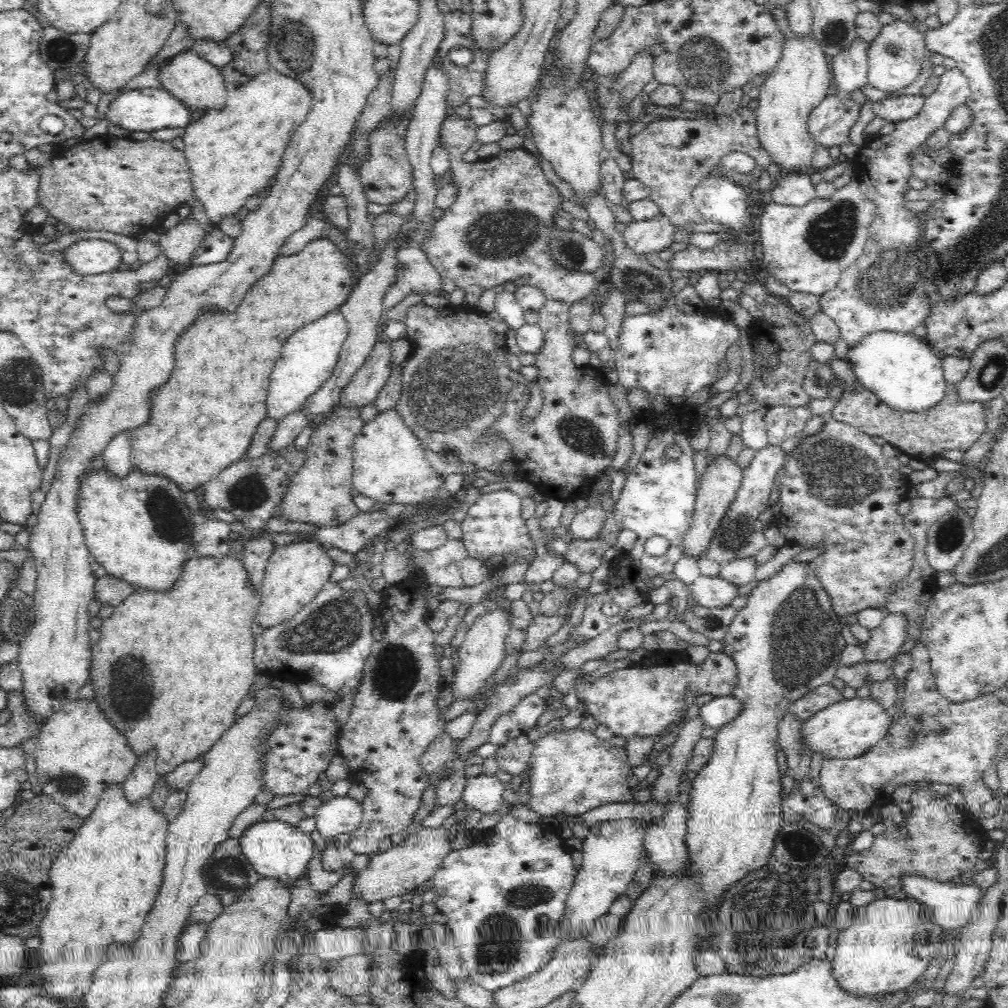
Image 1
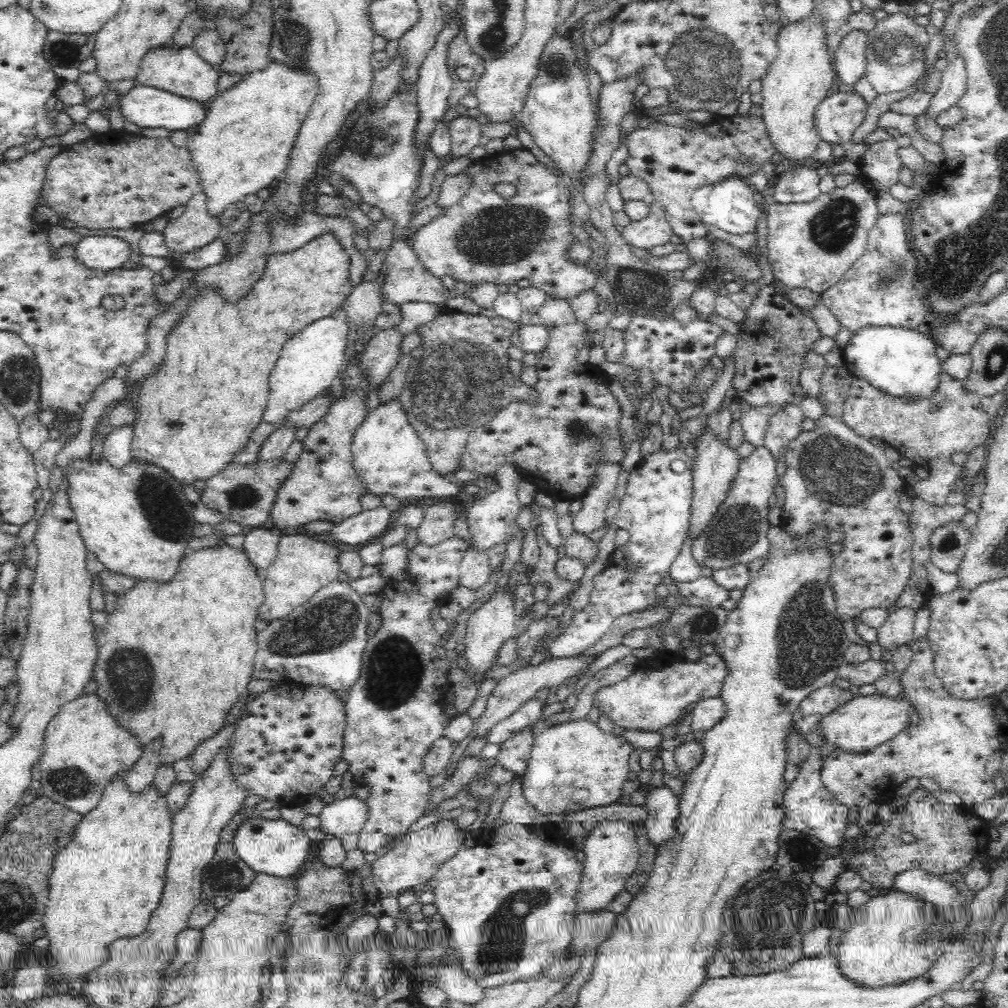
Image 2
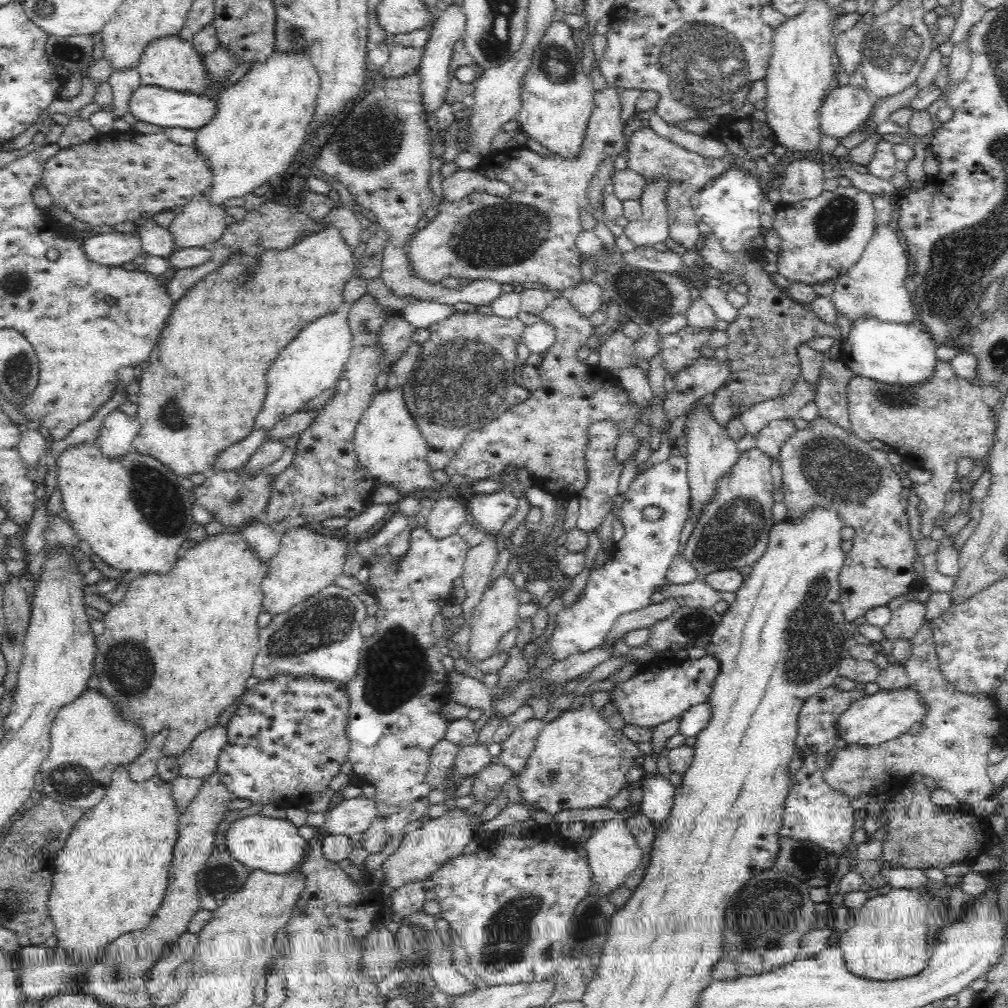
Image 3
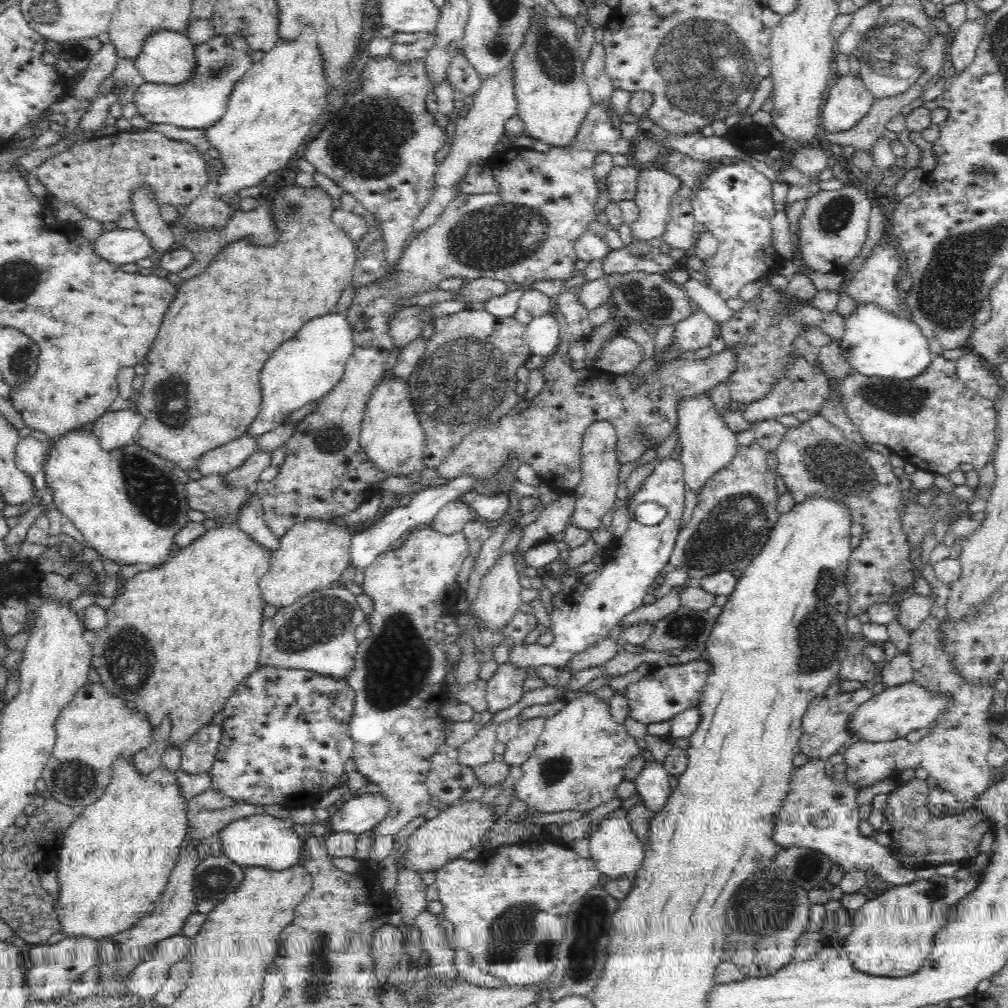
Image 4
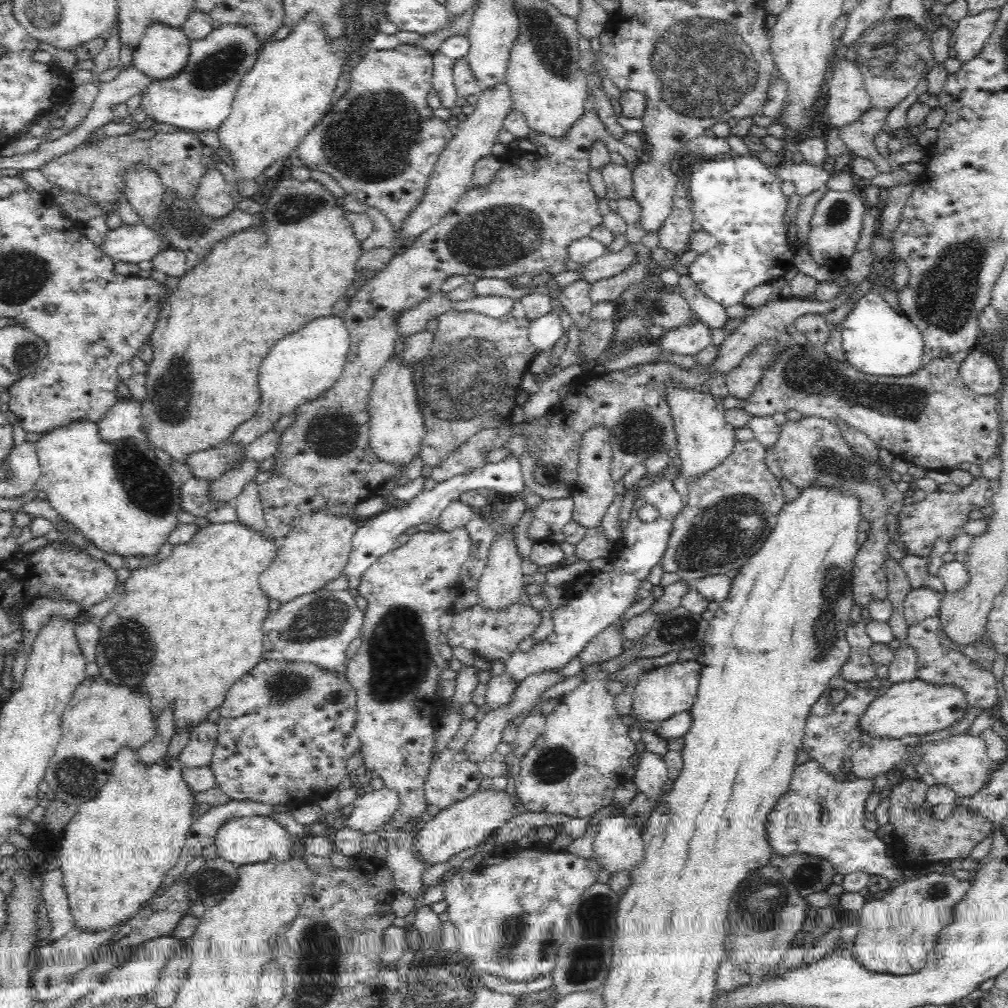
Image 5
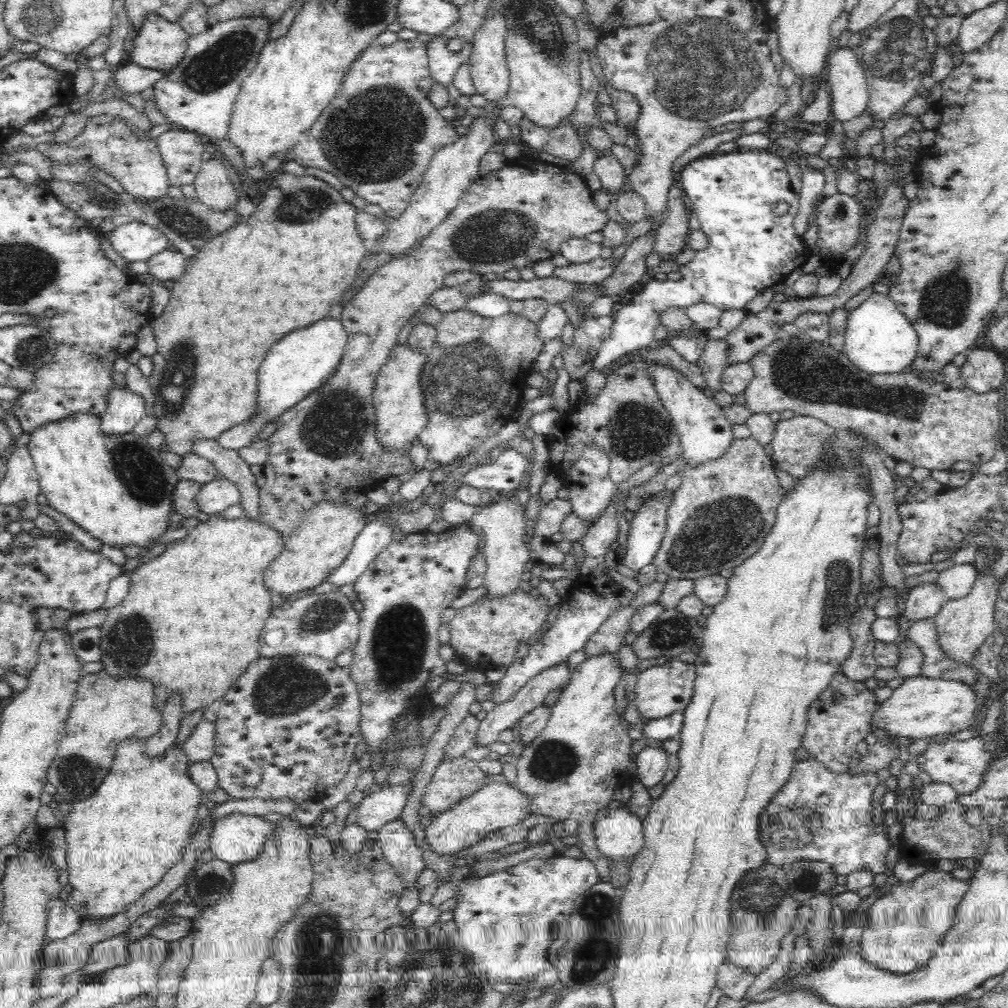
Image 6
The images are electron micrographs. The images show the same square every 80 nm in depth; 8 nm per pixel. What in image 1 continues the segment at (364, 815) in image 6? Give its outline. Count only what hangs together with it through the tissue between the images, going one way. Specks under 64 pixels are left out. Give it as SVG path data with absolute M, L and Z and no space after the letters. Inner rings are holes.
M350 794L336 796L322 803L315 813L315 819L320 834L330 841L358 829L363 821L363 809L361 803Z

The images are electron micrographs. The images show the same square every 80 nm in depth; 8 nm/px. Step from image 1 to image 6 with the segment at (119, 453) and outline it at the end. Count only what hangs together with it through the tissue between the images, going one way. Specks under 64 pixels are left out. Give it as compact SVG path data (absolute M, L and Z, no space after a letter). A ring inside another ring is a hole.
M114 383L106 396L106 411L101 415L104 434L133 433L133 428L143 416L149 414L142 396L130 391L128 384L120 386Z

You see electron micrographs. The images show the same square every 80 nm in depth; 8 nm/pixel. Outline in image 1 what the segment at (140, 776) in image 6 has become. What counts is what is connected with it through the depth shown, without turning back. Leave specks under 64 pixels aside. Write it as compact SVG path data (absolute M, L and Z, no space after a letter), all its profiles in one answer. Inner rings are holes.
M112 784L106 787L102 792L101 798L98 801L94 812L90 816L83 818L82 827L76 832L70 845L58 854L58 857L53 861L51 870L49 871L49 882L52 888L51 902L47 907L47 914L41 920L40 925L40 948L38 948L38 956L40 956L40 974L44 978L44 988L52 992L55 1000L62 1002L80 1002L83 998L86 988L92 983L94 972L107 960L107 948L109 944L121 942L122 944L130 944L134 940L138 940L143 924L146 922L147 914L150 914L156 898L162 888L164 880L164 868L166 866L166 836L170 823L166 820L162 810L158 810L153 805L150 796L146 799L130 802L123 794L123 784Z

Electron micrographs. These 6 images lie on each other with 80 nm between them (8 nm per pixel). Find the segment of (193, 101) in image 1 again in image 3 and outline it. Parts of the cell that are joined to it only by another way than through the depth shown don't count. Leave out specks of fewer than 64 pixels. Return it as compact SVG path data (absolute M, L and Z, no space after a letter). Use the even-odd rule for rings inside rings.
M176 34L162 36L148 44L136 64L141 84L146 86L166 88L178 92L193 92L202 94L208 90L208 77L202 63L202 56L194 48L191 41L182 40Z

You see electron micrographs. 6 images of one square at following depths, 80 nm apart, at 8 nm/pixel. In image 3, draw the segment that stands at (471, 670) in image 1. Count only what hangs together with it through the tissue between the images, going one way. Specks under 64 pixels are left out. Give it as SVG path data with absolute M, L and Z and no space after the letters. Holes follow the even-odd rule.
M502 572L496 578L488 582L480 598L480 602L471 612L470 630L472 631L469 640L469 653L472 660L486 660L496 652L496 646L502 636L510 629L516 627L518 616L518 608L522 603L520 601L520 590L514 584L512 575Z

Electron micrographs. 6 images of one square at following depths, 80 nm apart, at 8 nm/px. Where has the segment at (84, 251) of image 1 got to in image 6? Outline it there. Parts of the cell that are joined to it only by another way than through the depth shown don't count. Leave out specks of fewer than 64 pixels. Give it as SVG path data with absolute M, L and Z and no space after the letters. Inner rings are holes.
M138 221L108 228L111 246L128 262L146 262L168 248L170 239L157 228Z

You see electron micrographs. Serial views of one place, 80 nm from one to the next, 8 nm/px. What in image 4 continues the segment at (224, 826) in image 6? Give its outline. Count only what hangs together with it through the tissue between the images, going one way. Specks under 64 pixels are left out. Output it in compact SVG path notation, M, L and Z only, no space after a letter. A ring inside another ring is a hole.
M263 812L233 820L219 834L223 855L240 868L265 867L270 871L285 871L302 859L302 841L290 817L279 819Z

